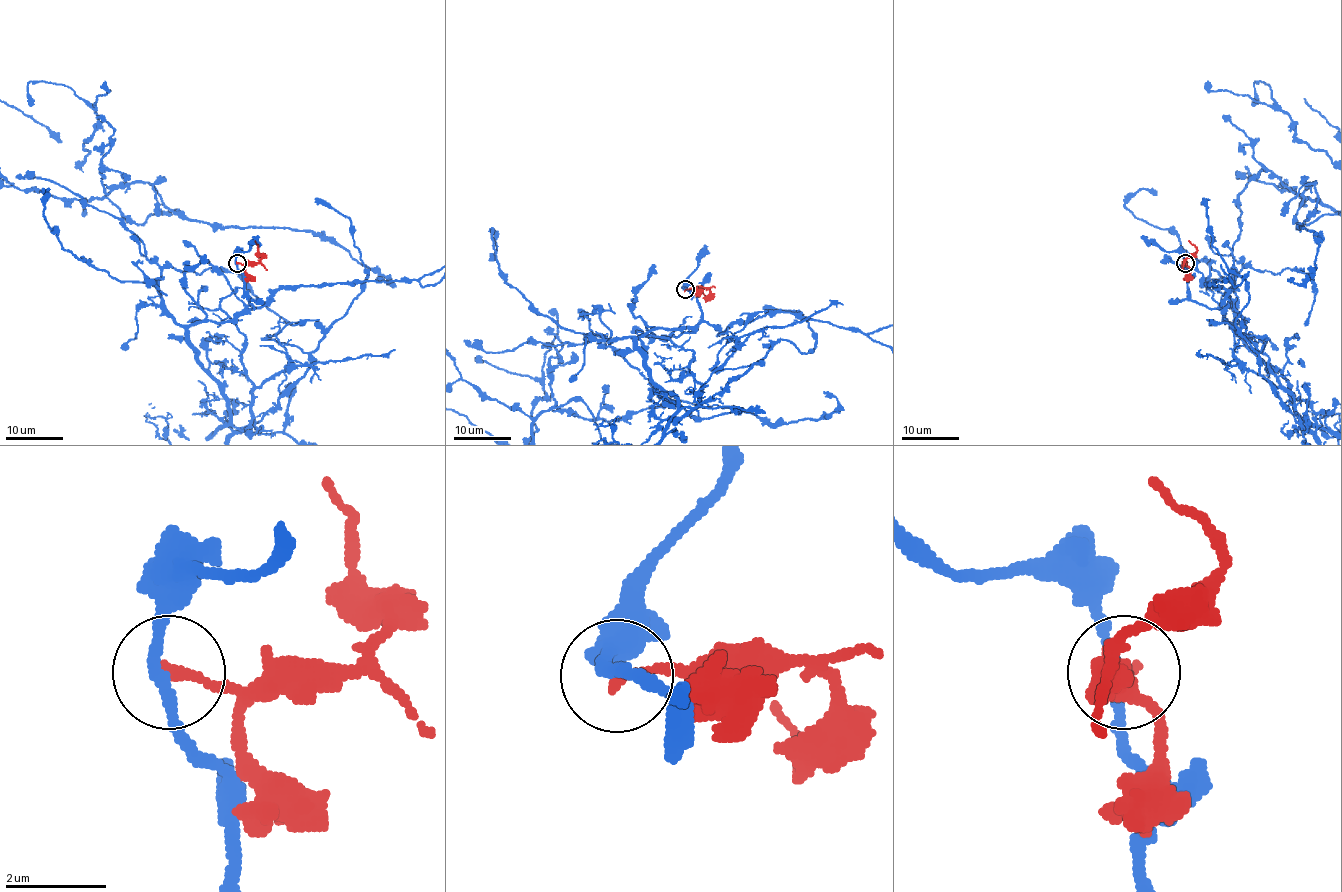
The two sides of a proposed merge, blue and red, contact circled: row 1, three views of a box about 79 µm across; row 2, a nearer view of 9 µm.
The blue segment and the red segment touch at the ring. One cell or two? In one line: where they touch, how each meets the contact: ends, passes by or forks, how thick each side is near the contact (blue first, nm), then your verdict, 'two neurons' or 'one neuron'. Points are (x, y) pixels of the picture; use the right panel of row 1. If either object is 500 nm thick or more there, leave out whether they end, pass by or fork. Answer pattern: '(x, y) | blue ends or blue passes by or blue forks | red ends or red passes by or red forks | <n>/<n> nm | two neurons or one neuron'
(1185, 263) | blue passes by | red ends | 220/220 nm | two neurons

